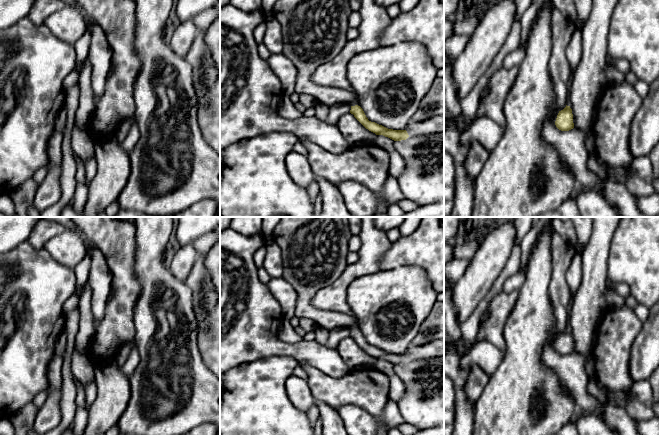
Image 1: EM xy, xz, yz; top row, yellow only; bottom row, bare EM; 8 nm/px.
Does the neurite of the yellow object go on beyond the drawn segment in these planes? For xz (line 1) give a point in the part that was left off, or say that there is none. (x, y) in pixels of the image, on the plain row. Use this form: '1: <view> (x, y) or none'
1: none

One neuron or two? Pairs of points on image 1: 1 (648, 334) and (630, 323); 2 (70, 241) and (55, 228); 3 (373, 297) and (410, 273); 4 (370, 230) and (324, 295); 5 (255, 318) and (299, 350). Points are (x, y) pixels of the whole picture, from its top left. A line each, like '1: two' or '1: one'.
1: two
2: two
3: one
4: one
5: one

